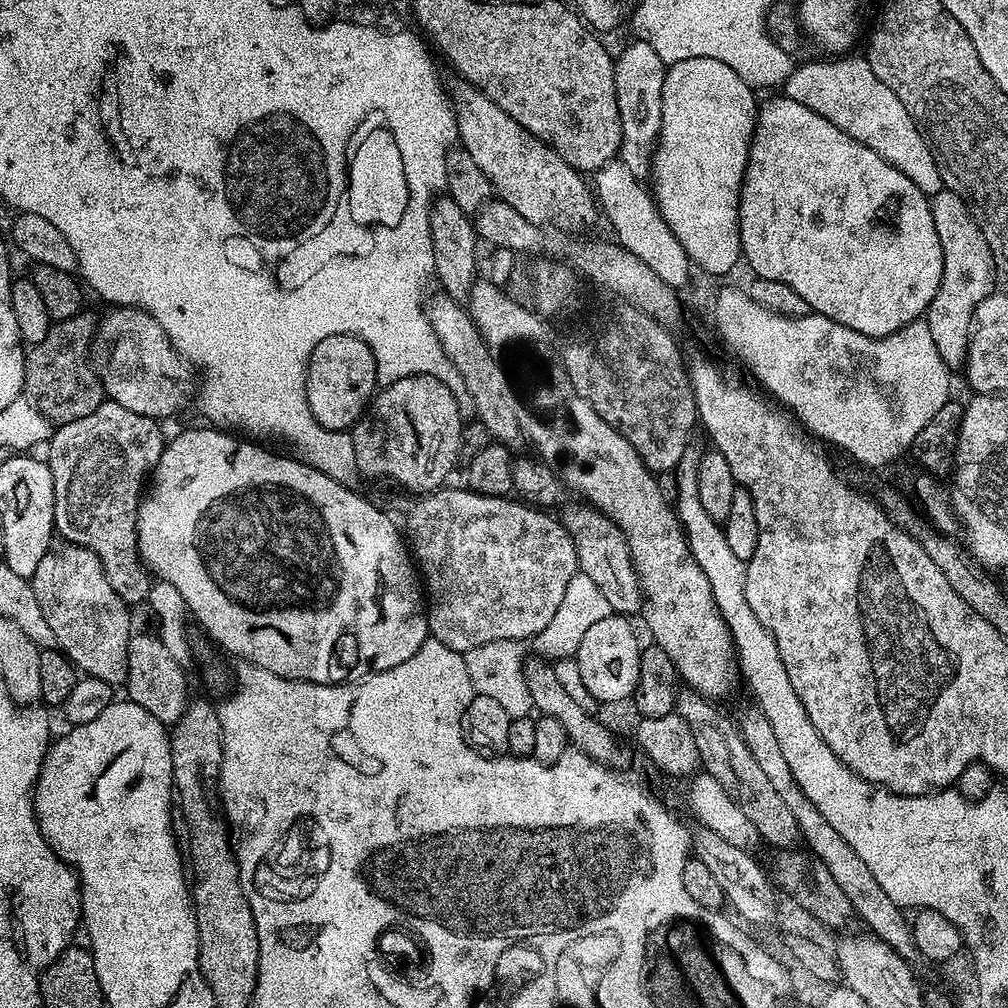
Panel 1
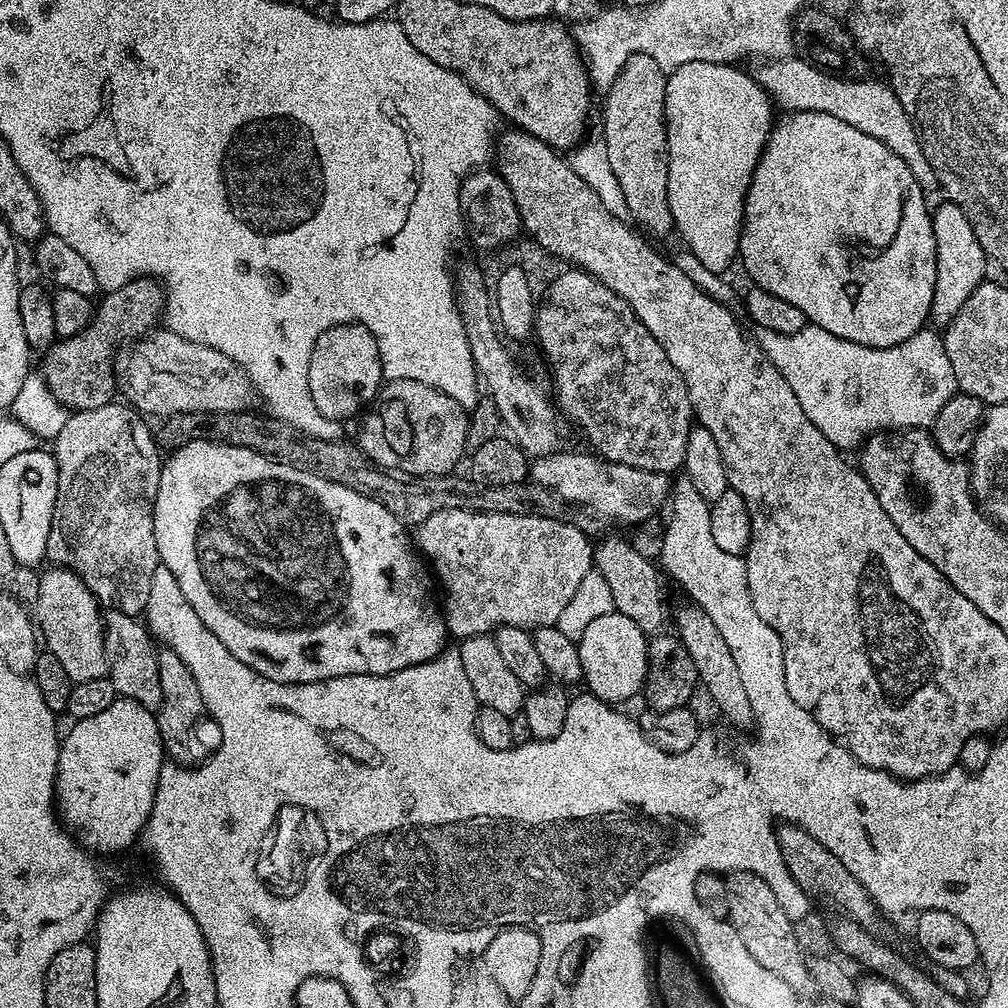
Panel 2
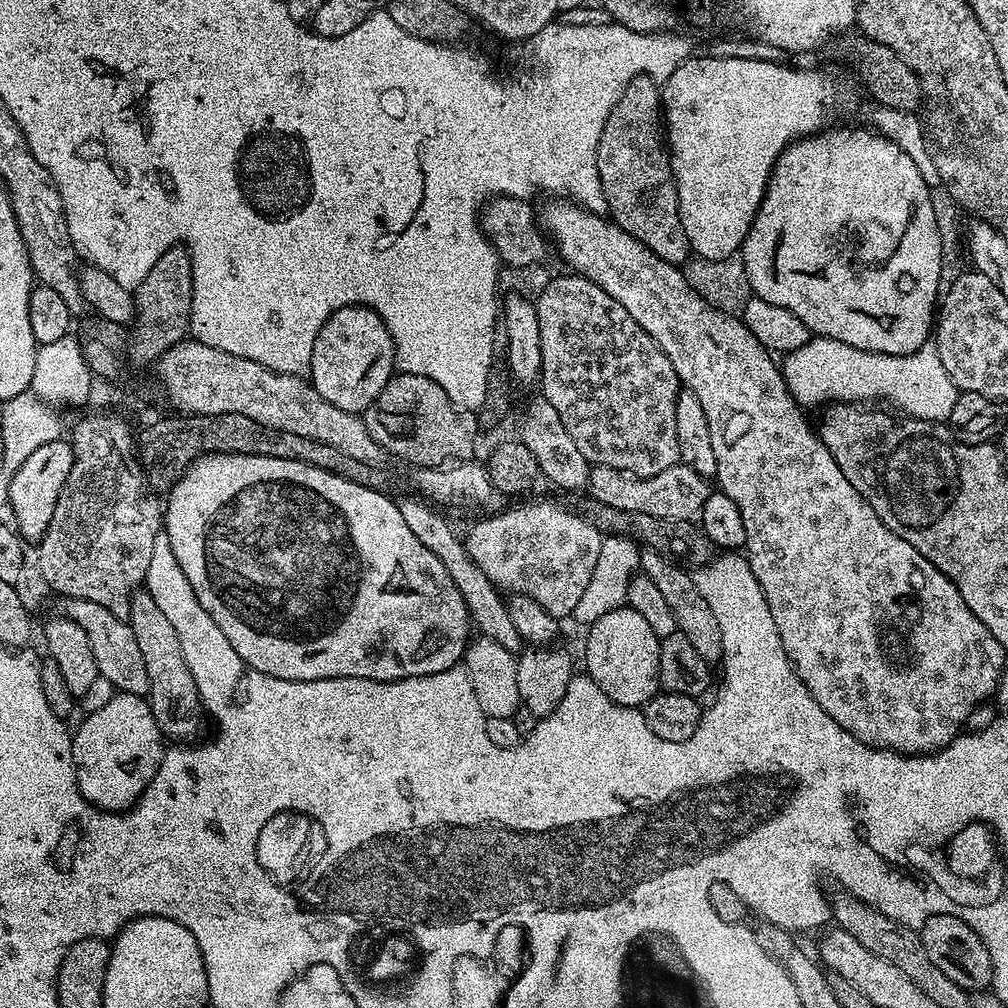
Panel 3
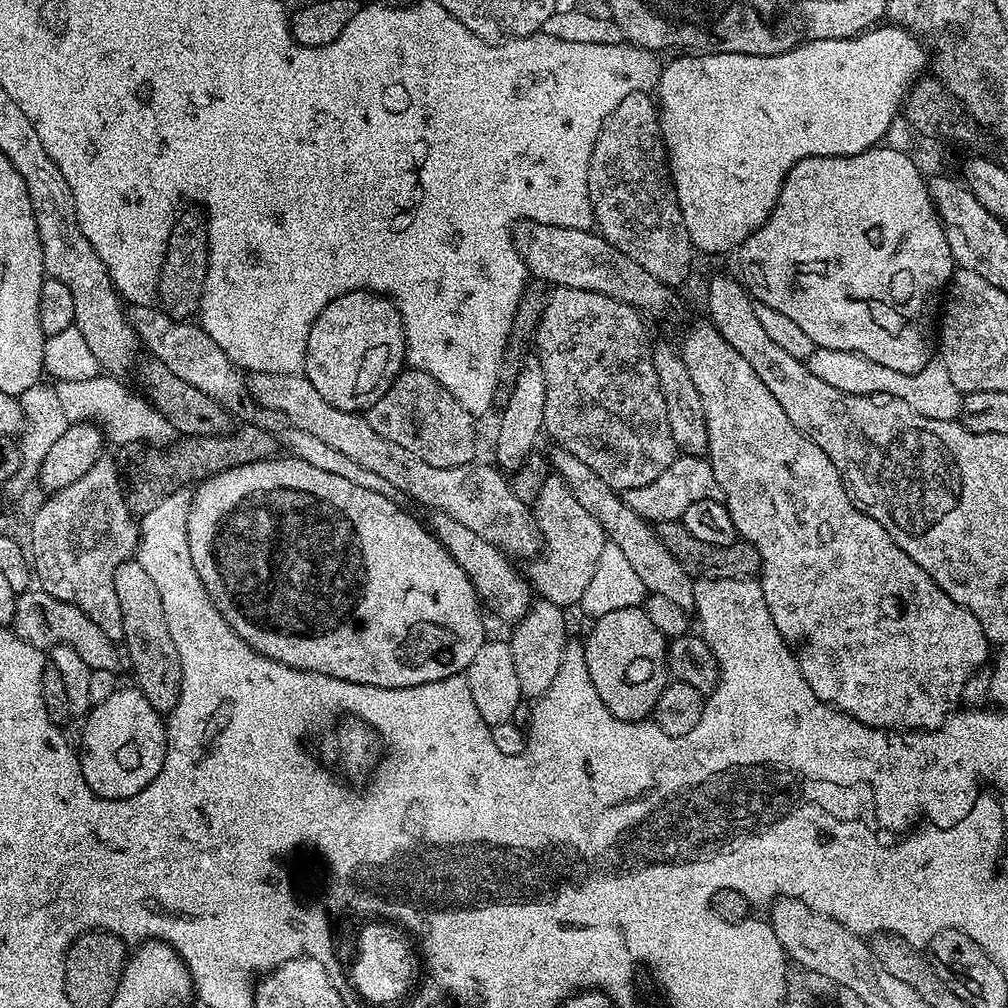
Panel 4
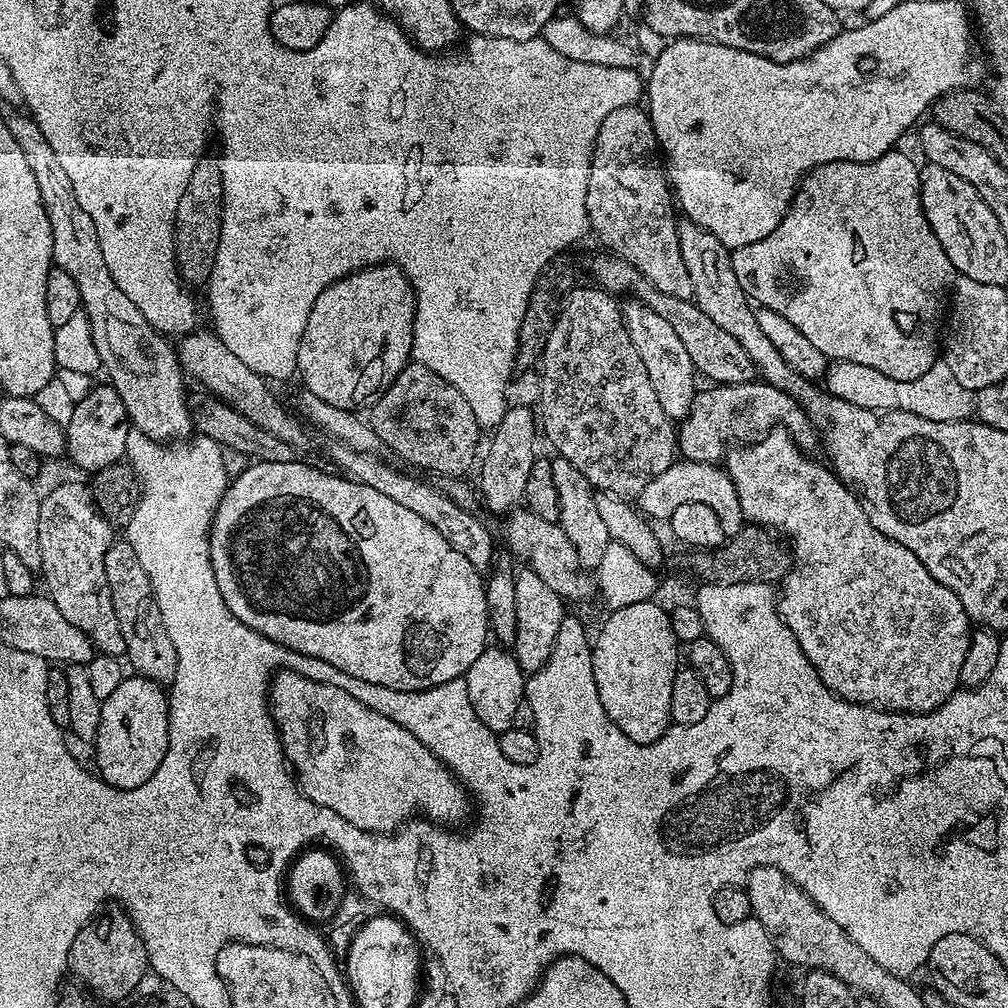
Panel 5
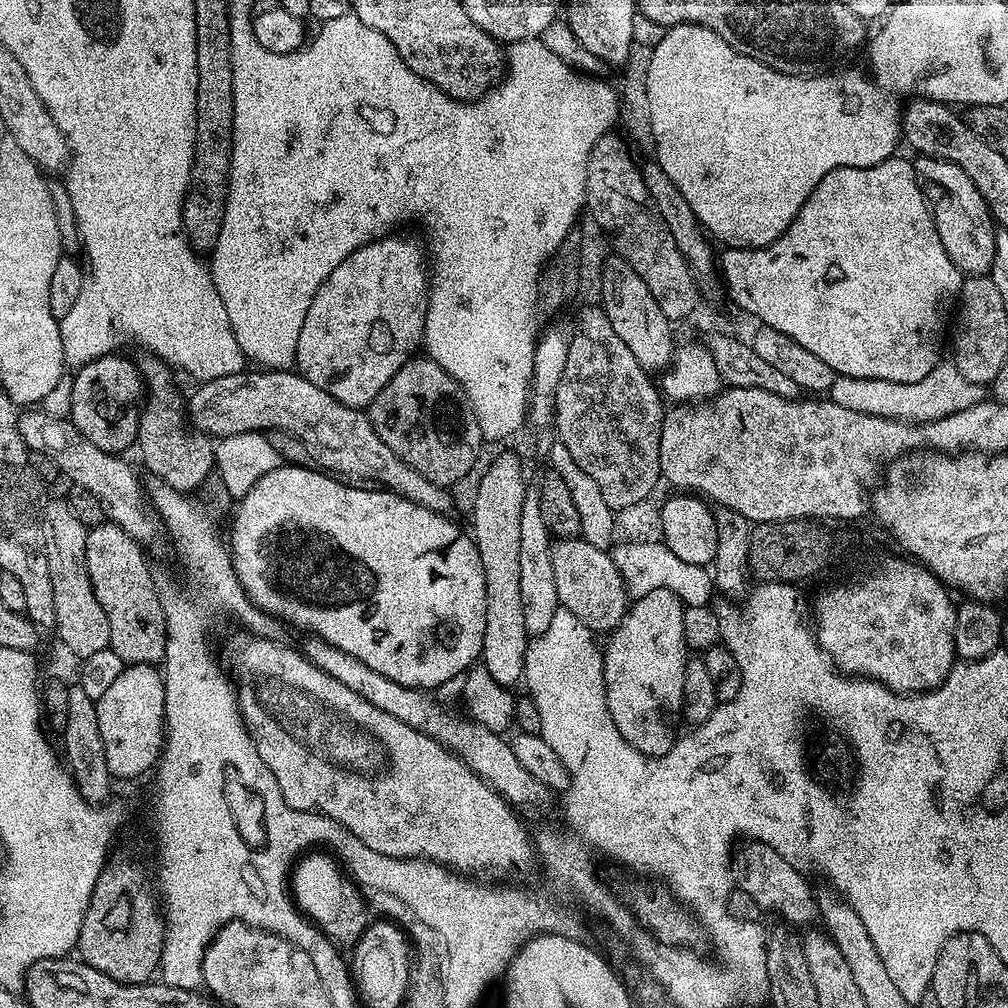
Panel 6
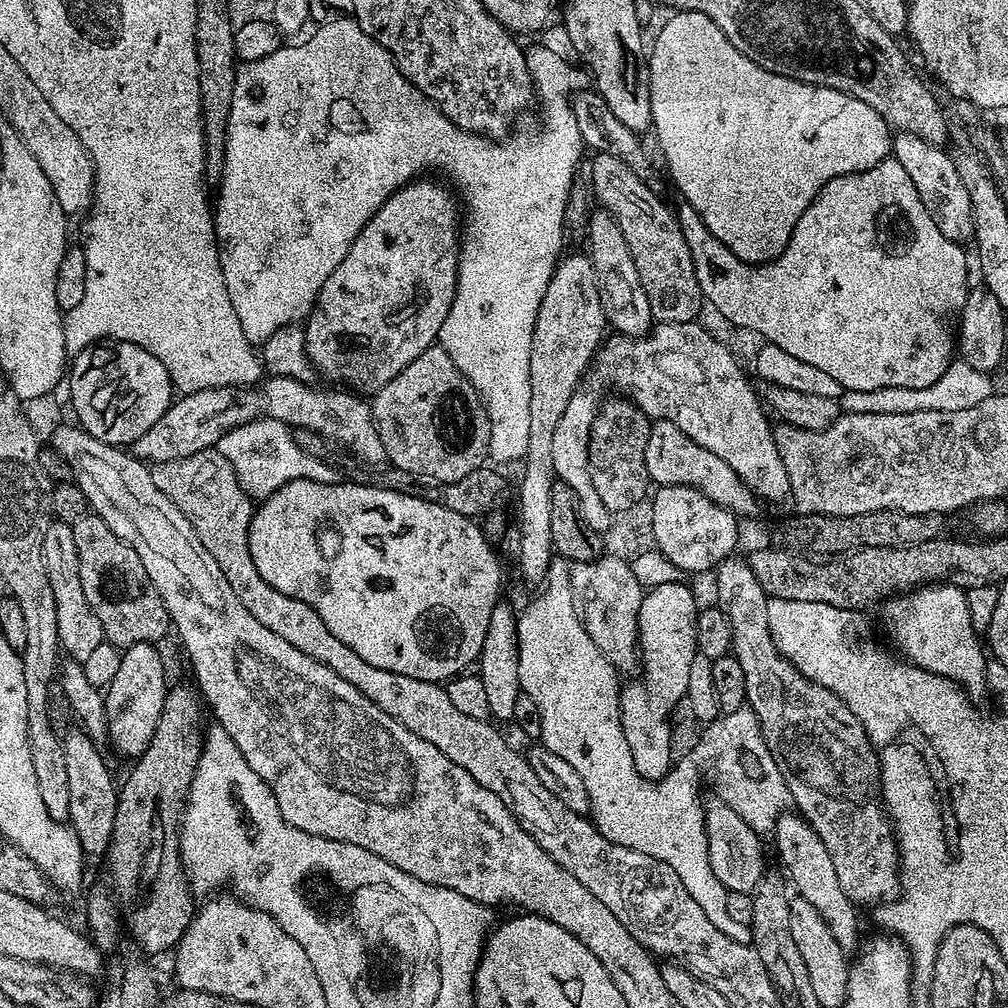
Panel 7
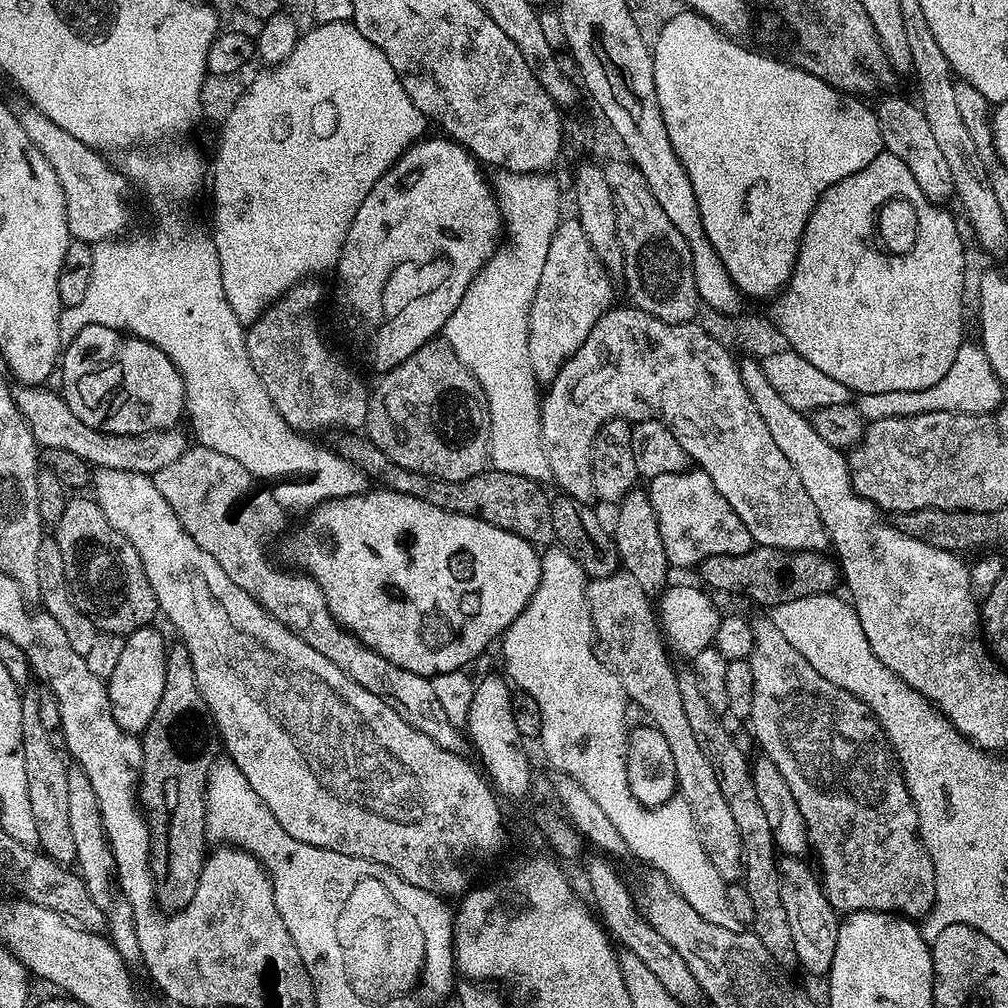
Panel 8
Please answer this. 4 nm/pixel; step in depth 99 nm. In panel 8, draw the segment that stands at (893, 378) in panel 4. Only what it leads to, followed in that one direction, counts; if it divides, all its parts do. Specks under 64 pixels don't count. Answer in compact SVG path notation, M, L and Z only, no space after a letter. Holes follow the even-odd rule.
M965 342L958 350L958 358L946 370L946 375L926 390L890 390L886 394L859 394L855 397L856 409L865 421L899 416L917 416L927 412L995 412L1001 407L1005 389L990 366L990 358L980 349L979 343Z

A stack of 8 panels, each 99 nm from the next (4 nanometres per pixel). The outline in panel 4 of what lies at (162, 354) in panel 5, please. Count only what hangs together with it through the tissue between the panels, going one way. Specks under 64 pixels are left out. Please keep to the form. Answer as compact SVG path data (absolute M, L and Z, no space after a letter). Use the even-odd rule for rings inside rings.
M45 154L42 162L22 162L22 166L13 164L14 158L10 158L10 162L14 170L22 174L22 182L26 182L26 190L30 194L38 238L42 242L45 273L51 279L64 283L74 298L74 327L82 334L83 340L90 346L90 354L94 354L99 367L107 375L120 378L125 375L123 372L131 373L138 360L136 351L142 348L140 339L128 321L121 293L112 285L102 258L98 258L77 225L74 198L70 194L70 186L66 186L66 178L62 178L62 170L58 170L50 154Z

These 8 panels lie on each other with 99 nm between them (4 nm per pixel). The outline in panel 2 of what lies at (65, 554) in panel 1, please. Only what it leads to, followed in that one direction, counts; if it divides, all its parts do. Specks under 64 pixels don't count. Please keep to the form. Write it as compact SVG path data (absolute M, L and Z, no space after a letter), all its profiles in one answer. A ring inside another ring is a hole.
M59 566L49 567L49 572L40 576L36 584L36 612L34 608L34 620L38 625L39 635L46 643L47 651L62 662L66 674L70 674L73 684L90 682L90 678L102 678L108 674L108 654L104 645L104 617L102 605L96 595L82 582L82 578L76 572Z

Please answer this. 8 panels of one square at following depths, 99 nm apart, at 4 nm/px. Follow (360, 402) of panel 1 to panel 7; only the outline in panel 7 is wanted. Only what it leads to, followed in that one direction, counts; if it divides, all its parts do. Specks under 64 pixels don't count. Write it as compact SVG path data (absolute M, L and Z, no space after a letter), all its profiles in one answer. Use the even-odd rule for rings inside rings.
M417 178L411 184L406 184L394 194L390 194L390 198L386 198L386 202L382 202L382 206L376 211L374 218L370 218L370 222L366 222L366 226L362 226L362 230L358 234L358 238L354 238L350 250L346 250L346 258L342 258L342 262L338 262L338 266L334 266L334 274L330 274L330 278L326 278L326 282L322 282L322 290L318 294L316 304L303 325L304 341L306 342L306 354L310 358L313 369L319 375L321 372L326 379L333 380L336 383L333 385L343 386L356 394L374 394L382 386L386 386L386 382L390 382L390 378L394 378L399 372L406 370L406 366L410 366L410 362L414 362L414 358L418 358L418 354L422 354L422 350L433 347L437 343L440 327L450 310L452 299L456 293L456 267L460 261L462 232L458 227L457 197L443 183L441 183L442 185L435 184L432 180L435 179Z

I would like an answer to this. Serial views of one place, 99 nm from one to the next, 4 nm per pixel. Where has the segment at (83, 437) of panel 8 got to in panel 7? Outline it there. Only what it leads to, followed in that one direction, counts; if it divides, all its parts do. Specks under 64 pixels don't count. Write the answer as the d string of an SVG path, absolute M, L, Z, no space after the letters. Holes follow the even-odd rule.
M269 375L267 379L259 386L207 388L189 396L181 395L168 407L166 414L158 418L158 422L142 434L142 438L130 445L132 455L152 466L190 458L209 451L230 430L252 420L271 417L293 430L310 430L337 449L368 464L379 466L385 463L382 438L378 438L378 430L372 422L372 405L367 399L348 390L323 392L320 388L311 388L311 383L285 376Z

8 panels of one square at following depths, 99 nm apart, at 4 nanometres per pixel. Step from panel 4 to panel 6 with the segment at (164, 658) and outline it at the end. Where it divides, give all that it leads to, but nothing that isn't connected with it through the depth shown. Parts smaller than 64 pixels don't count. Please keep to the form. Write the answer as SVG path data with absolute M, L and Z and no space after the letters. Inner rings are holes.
M105 522L94 524L88 528L86 538L86 570L90 582L94 586L94 594L98 598L102 610L106 610L106 619L110 622L110 642L108 646L122 658L125 665L150 664L159 665L166 654L166 618L164 607L160 601L161 589L156 588L156 580L148 569L148 560L144 557L141 541L130 538L126 530L117 524Z

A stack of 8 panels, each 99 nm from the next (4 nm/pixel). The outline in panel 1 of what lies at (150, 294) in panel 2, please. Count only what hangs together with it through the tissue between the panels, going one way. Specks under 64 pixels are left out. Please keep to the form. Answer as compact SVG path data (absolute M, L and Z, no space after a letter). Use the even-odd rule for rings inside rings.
M81 314L65 320L55 321L42 338L42 342L31 345L24 357L24 392L34 407L52 426L78 422L78 418L86 418L86 414L94 414L98 406L105 403L104 384L96 375L95 367L90 363L92 339L96 337L97 317Z

